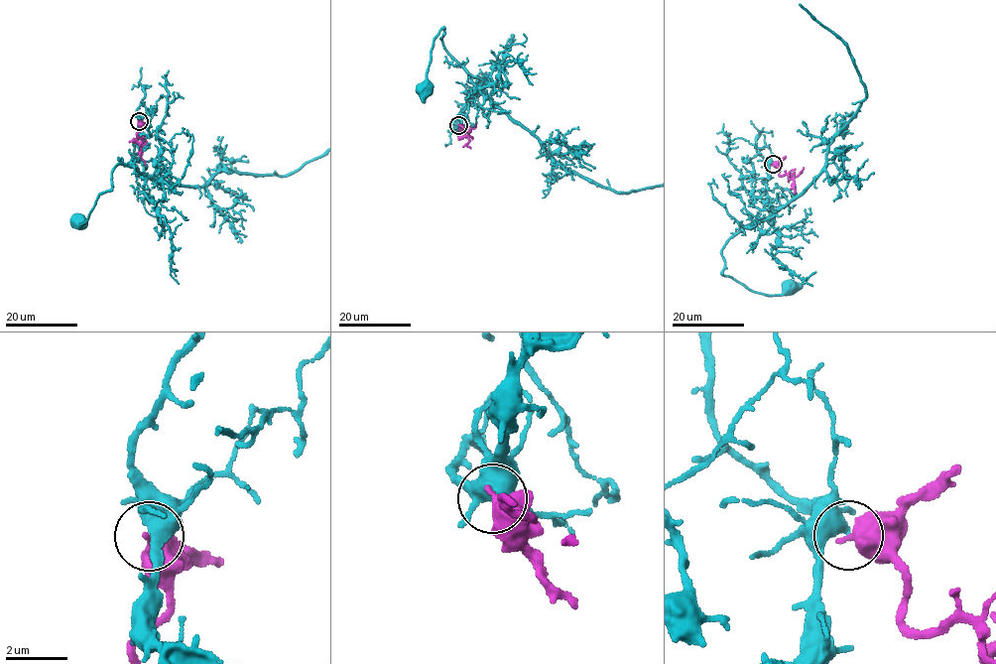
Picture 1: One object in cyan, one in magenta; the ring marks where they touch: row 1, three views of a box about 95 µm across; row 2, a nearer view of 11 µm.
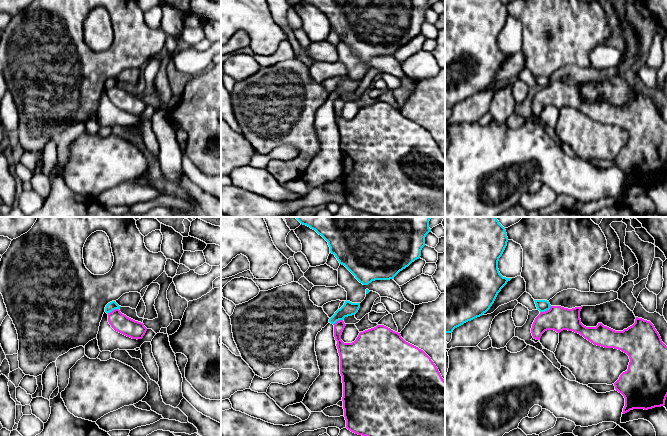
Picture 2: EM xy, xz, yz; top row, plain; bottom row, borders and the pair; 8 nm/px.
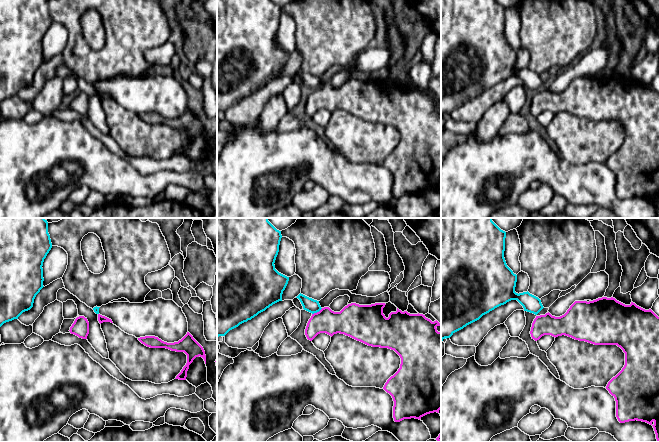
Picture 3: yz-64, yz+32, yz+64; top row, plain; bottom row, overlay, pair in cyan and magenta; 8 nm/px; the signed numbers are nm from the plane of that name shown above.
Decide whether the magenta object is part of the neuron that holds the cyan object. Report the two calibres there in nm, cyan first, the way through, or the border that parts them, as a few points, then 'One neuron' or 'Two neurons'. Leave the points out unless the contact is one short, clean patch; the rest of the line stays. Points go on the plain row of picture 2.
Thickness 100 nm (cyan) against 200 nm. Boundary: yz (551, 82), (540, 88). Two neurons

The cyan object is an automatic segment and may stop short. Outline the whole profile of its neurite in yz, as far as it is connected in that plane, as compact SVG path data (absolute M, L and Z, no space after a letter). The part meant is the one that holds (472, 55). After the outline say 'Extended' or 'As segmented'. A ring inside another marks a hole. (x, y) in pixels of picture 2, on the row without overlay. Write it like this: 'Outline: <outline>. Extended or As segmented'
Outline: M445 0L445 110L452 109L455 104L486 89L501 65L512 55L503 53L498 45L498 37L507 22L507 18L507 9L501 0Z. As segmented

